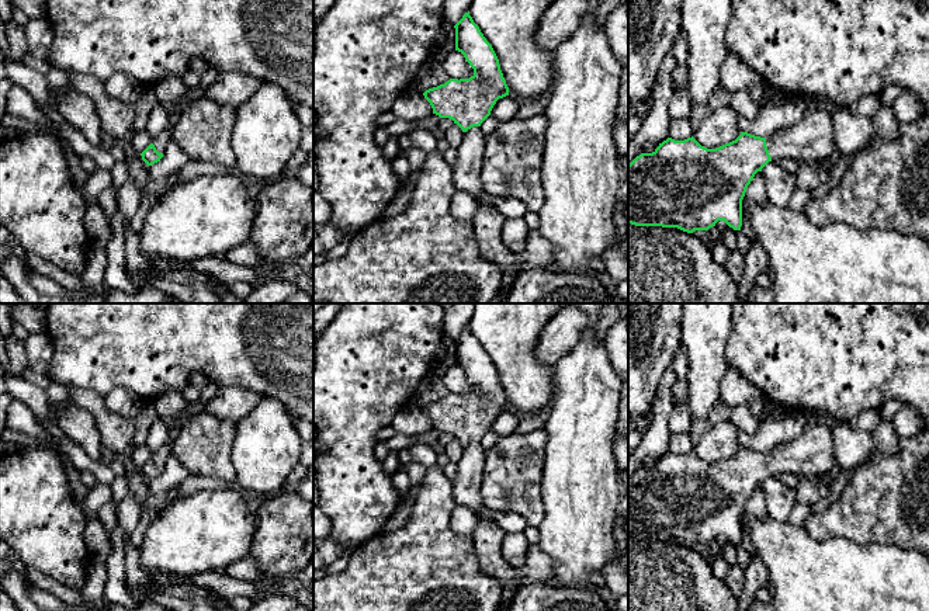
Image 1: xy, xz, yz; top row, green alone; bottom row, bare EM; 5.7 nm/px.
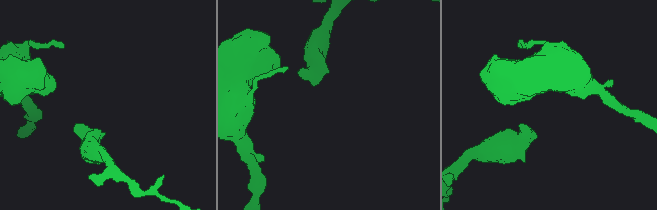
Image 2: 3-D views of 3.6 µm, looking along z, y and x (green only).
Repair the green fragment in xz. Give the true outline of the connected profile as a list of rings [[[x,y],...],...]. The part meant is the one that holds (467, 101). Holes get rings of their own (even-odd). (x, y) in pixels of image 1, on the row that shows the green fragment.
[[[469,11],[454,25],[455,51],[461,52],[474,74],[469,79],[450,79],[444,84],[423,93],[433,114],[450,118],[462,132],[453,167],[453,185],[474,197],[483,195],[481,170],[486,136],[481,124],[491,115],[499,98],[509,96],[509,87],[500,70],[499,59]]]

